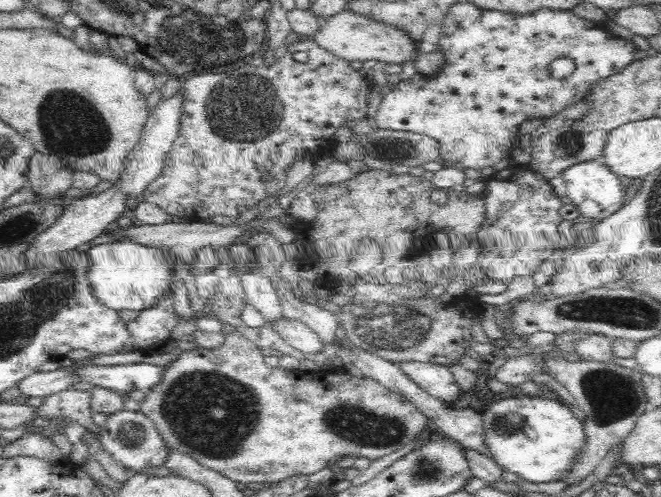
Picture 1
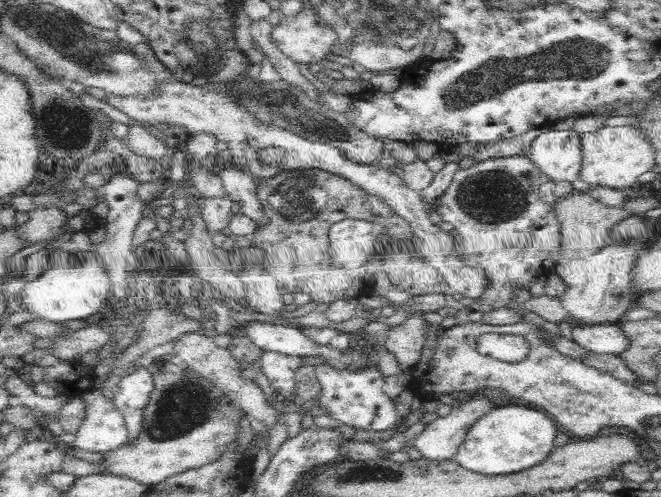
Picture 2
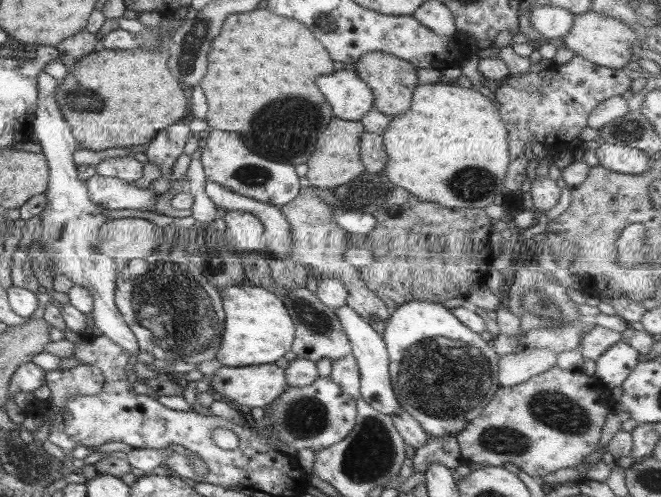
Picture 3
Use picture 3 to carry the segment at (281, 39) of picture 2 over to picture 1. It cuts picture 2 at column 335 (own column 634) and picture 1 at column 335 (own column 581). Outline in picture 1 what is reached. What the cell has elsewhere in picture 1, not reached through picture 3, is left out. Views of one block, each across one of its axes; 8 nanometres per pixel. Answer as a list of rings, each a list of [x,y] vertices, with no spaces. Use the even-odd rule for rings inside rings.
[[[346,10],[334,13],[325,20],[313,34],[313,41],[332,56],[346,62],[366,62],[366,60],[379,60],[386,64],[402,64],[406,60],[416,60],[419,53],[415,50],[413,42],[404,33],[382,23],[364,18]]]

